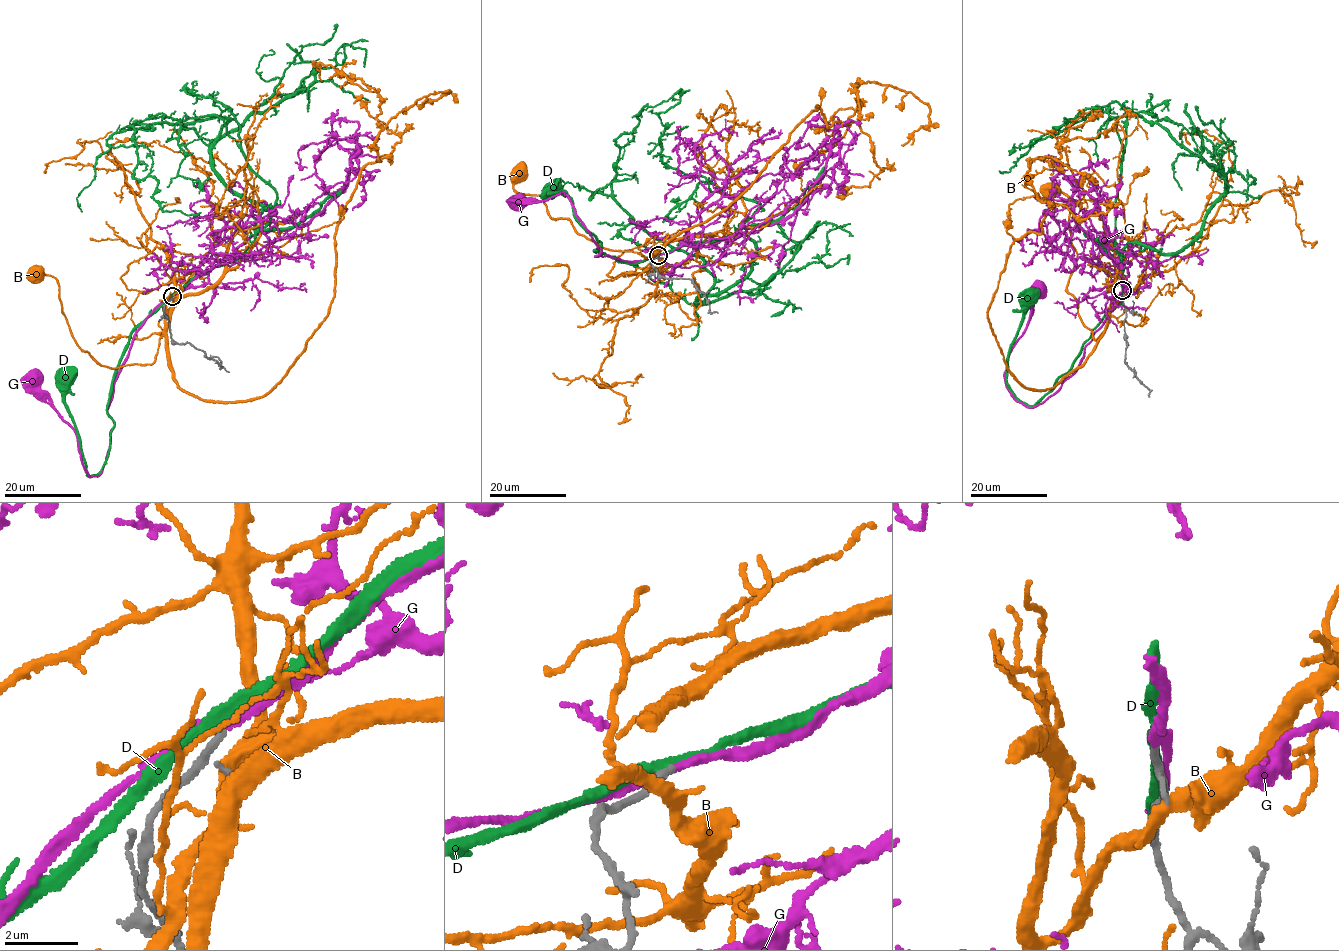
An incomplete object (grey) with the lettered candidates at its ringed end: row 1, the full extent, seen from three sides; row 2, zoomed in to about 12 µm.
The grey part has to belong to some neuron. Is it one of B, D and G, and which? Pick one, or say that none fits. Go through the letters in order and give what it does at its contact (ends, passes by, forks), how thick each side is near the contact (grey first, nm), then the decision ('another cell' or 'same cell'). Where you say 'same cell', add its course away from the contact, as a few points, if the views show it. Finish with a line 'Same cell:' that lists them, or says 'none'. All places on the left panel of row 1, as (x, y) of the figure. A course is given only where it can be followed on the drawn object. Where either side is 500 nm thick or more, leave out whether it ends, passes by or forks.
B: it passes by; calibres 70 and 400 nm; another cell
D: it passes by; calibres 140 and 280 nm; another cell
G: it passes by; calibres 140 and 240 nm; same cell; course (172, 296), (137, 331), (119, 370), (107, 412), (114, 426), (99, 475), (89, 476), (77, 434), (33, 378)
Same cell: G

